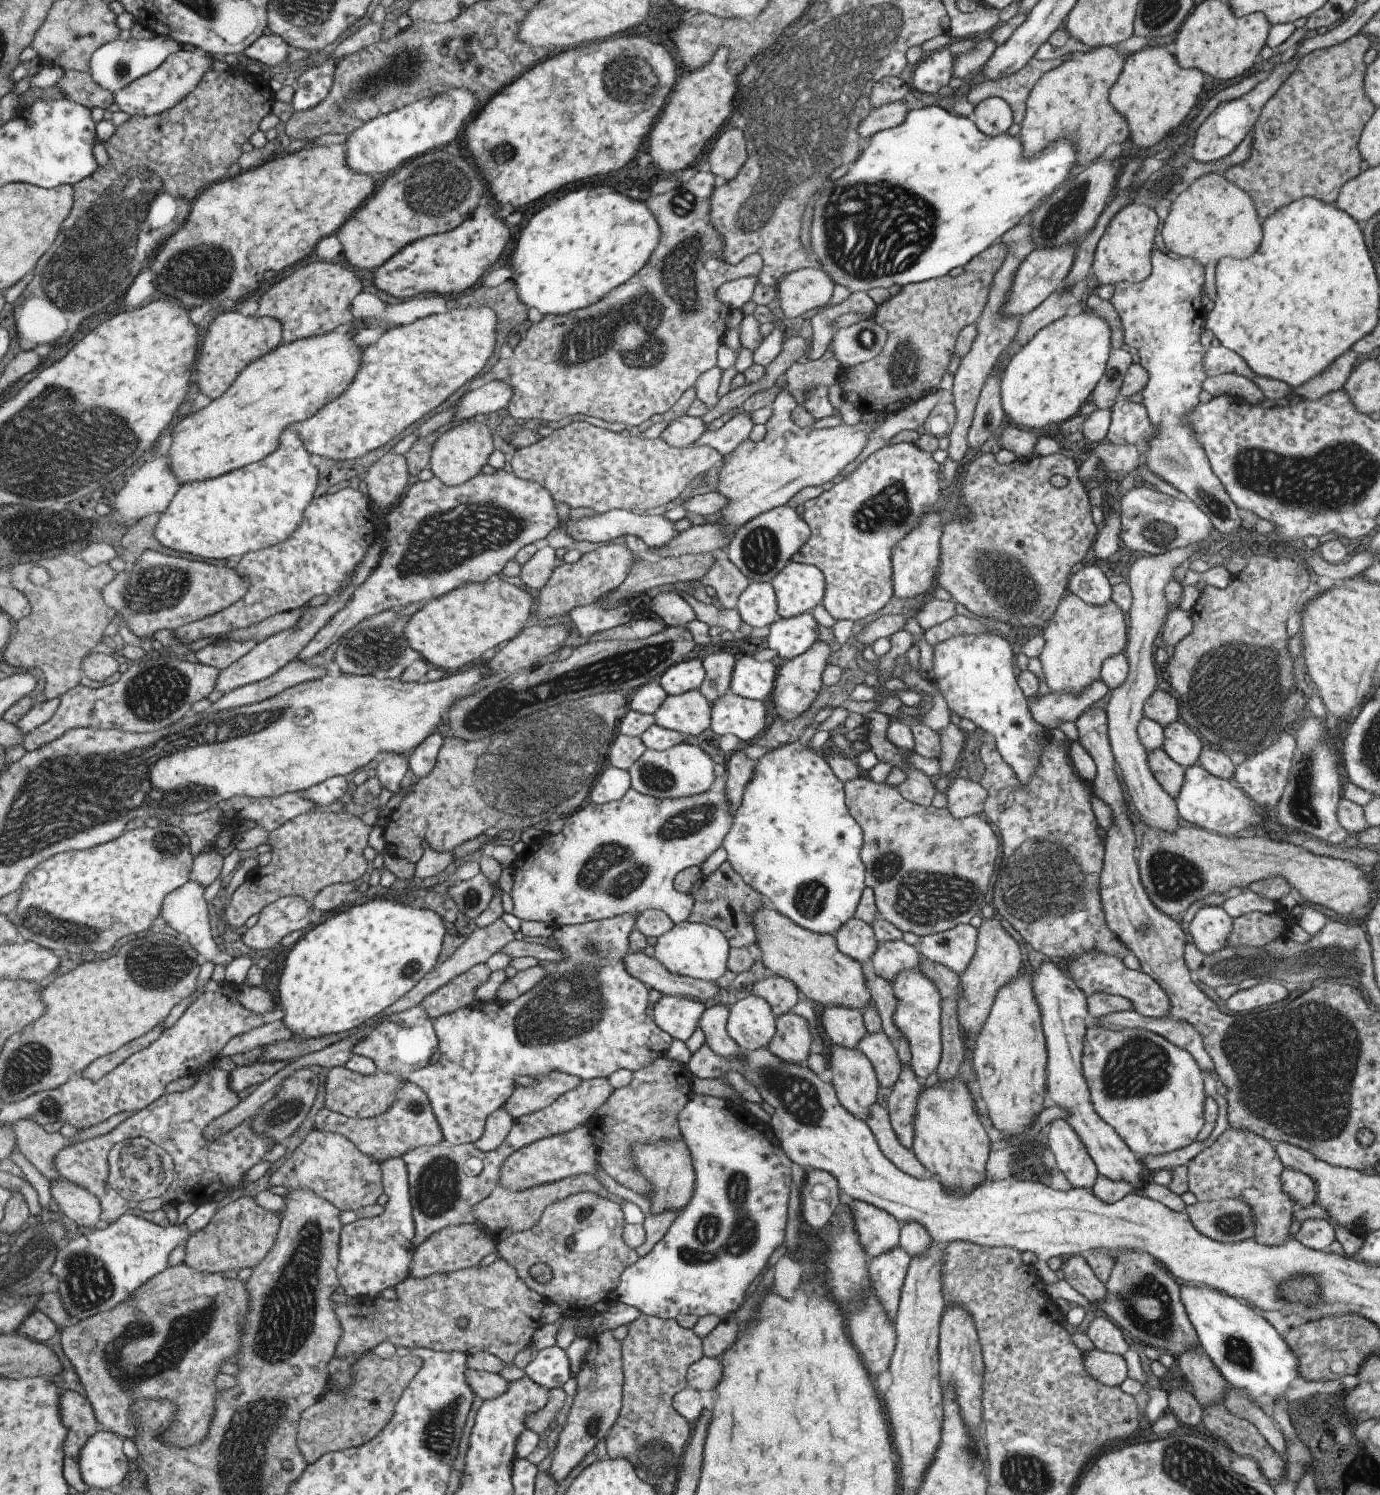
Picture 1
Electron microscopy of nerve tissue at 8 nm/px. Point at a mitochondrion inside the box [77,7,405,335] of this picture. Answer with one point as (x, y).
(201, 272)

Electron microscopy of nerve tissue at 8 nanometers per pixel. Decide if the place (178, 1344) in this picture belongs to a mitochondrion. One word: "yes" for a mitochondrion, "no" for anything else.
yes

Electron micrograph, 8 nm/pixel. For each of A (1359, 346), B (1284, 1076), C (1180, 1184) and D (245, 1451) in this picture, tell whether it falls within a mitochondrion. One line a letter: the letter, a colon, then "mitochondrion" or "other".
A: other
B: mitochondrion
C: other
D: mitochondrion

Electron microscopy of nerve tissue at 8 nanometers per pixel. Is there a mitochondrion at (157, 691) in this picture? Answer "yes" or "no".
yes

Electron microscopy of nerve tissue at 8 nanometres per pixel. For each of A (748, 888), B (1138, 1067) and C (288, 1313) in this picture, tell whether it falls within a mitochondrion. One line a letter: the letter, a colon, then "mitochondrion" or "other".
A: other
B: mitochondrion
C: mitochondrion

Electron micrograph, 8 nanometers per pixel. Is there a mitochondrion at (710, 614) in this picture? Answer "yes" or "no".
no

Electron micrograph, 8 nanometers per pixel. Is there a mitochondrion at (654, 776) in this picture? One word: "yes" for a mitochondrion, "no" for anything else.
yes

